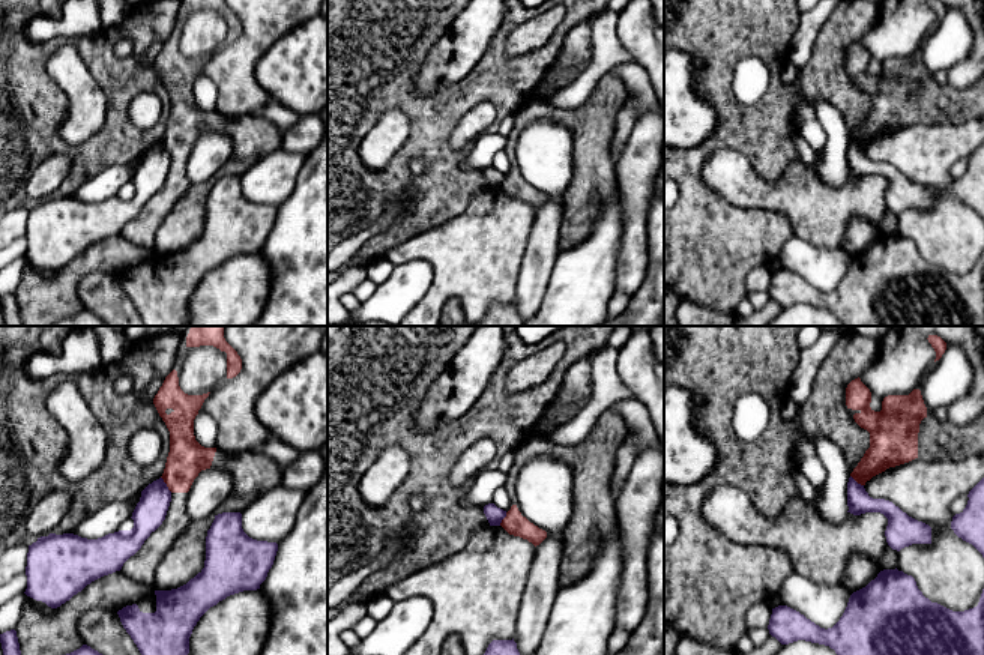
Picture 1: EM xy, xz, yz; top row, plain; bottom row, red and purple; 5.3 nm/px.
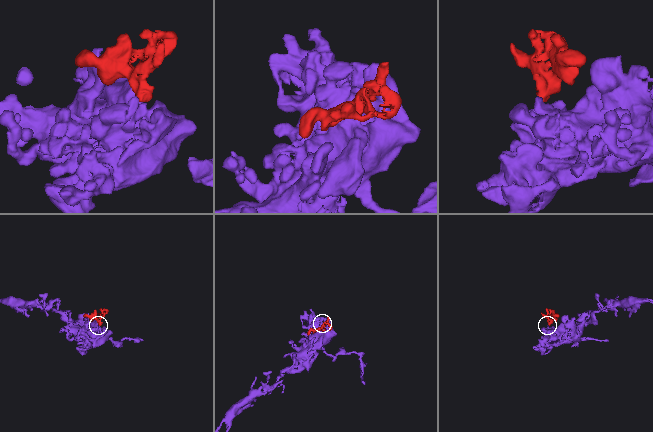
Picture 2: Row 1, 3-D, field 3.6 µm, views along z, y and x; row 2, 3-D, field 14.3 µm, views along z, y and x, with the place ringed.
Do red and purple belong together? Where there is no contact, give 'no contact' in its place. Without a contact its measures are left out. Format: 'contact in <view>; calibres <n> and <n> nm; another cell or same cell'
contact in xy; calibres 200 and 170 nm; another cell

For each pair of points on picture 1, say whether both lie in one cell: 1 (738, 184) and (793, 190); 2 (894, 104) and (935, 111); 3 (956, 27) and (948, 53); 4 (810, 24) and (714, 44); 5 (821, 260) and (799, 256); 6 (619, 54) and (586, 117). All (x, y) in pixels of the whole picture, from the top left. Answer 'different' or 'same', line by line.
1: same
2: same
3: same
4: different
5: same
6: different

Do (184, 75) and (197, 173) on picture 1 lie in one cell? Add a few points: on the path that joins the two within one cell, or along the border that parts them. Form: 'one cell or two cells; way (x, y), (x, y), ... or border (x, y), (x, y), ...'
two cells; border (224, 132), (199, 137), (188, 181)

